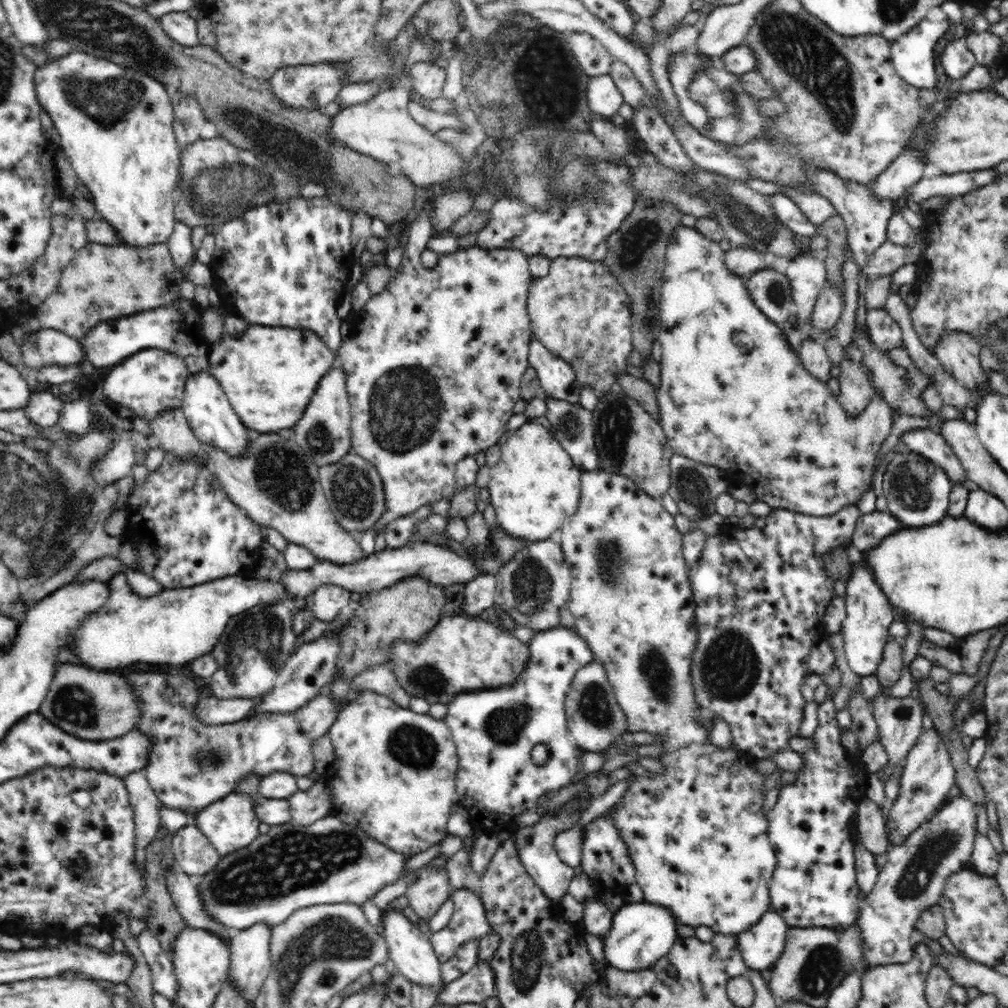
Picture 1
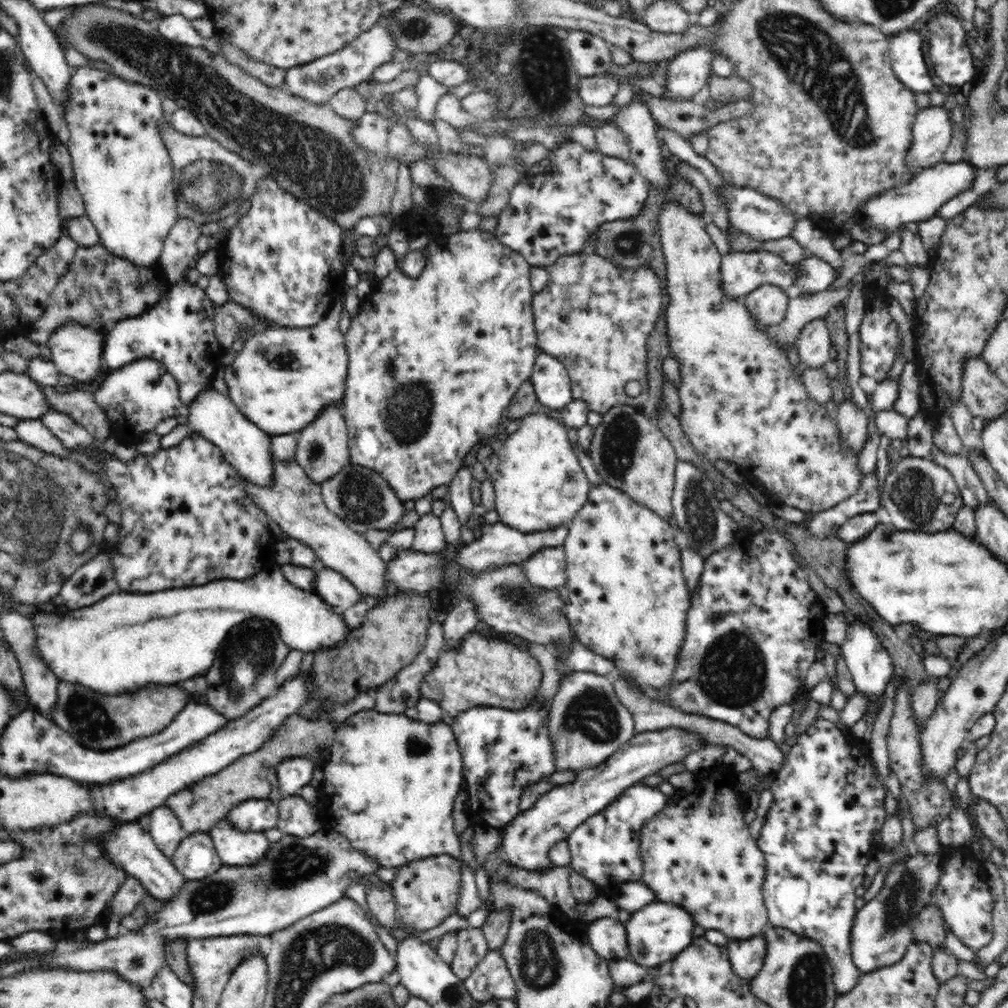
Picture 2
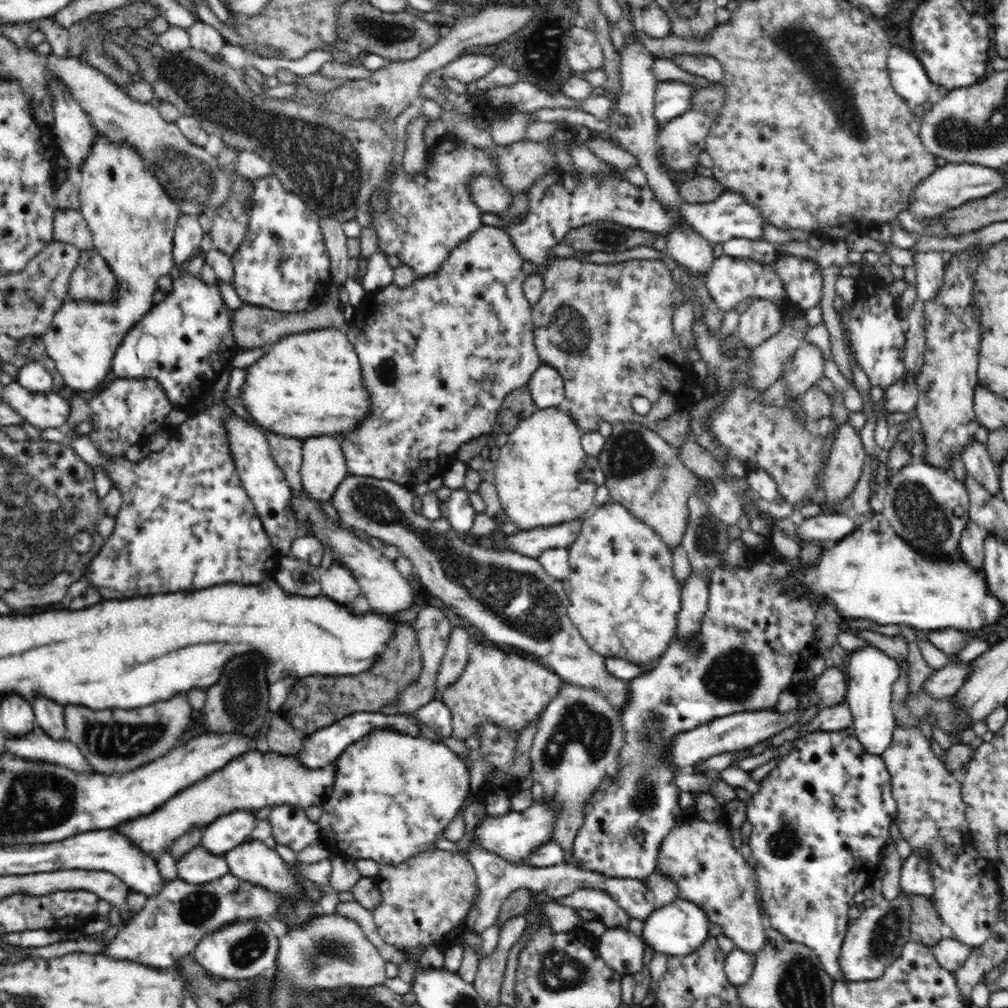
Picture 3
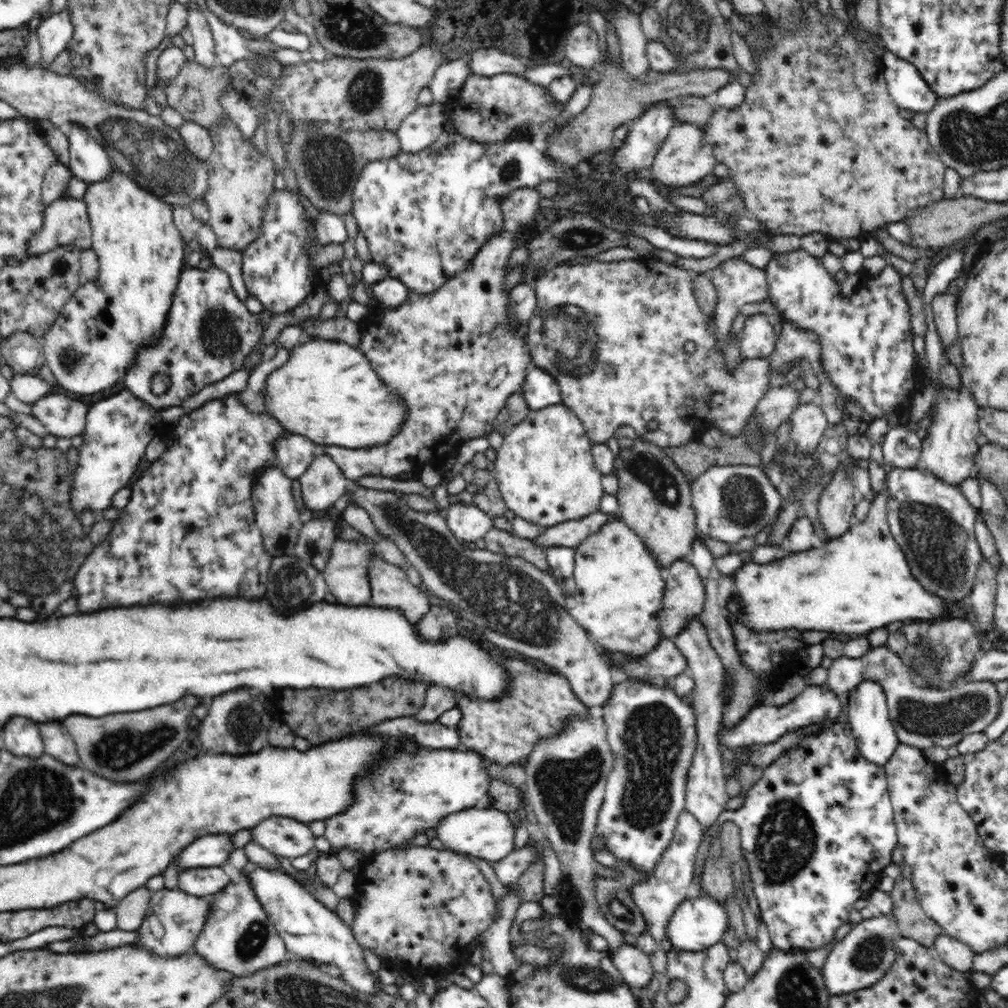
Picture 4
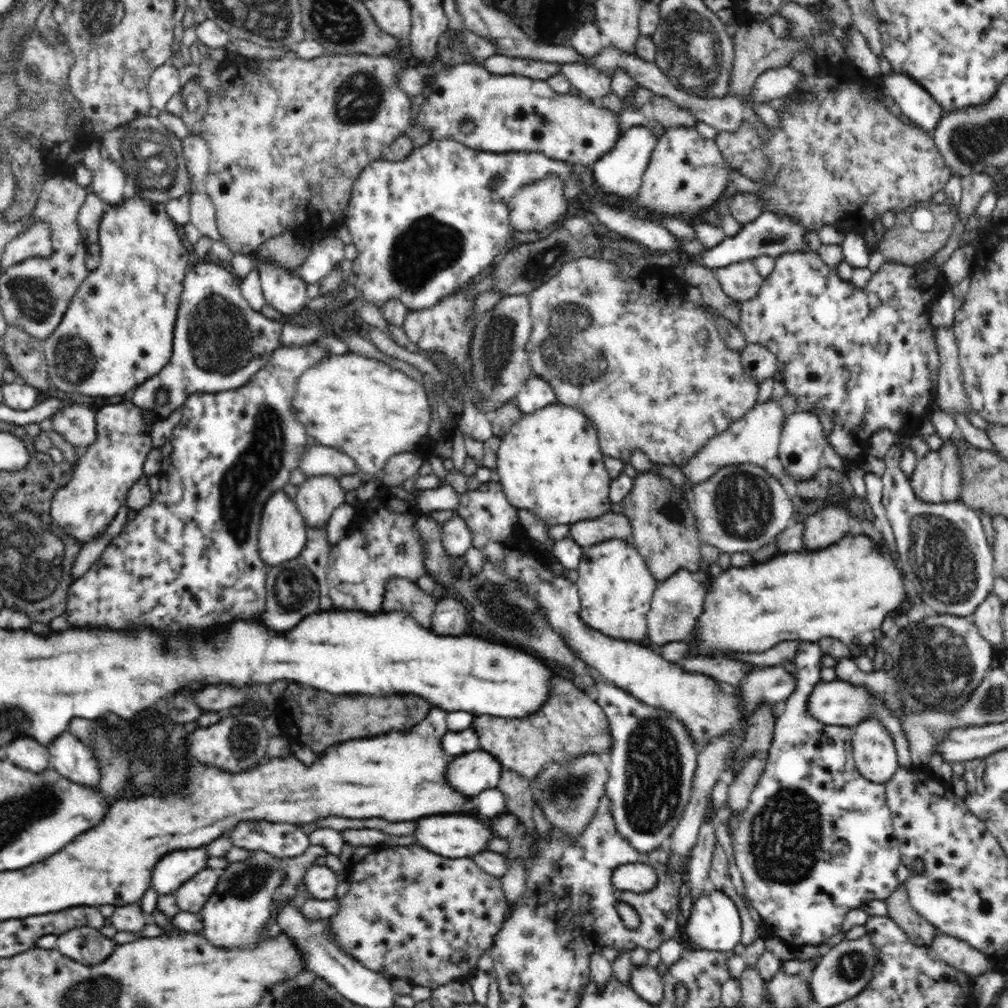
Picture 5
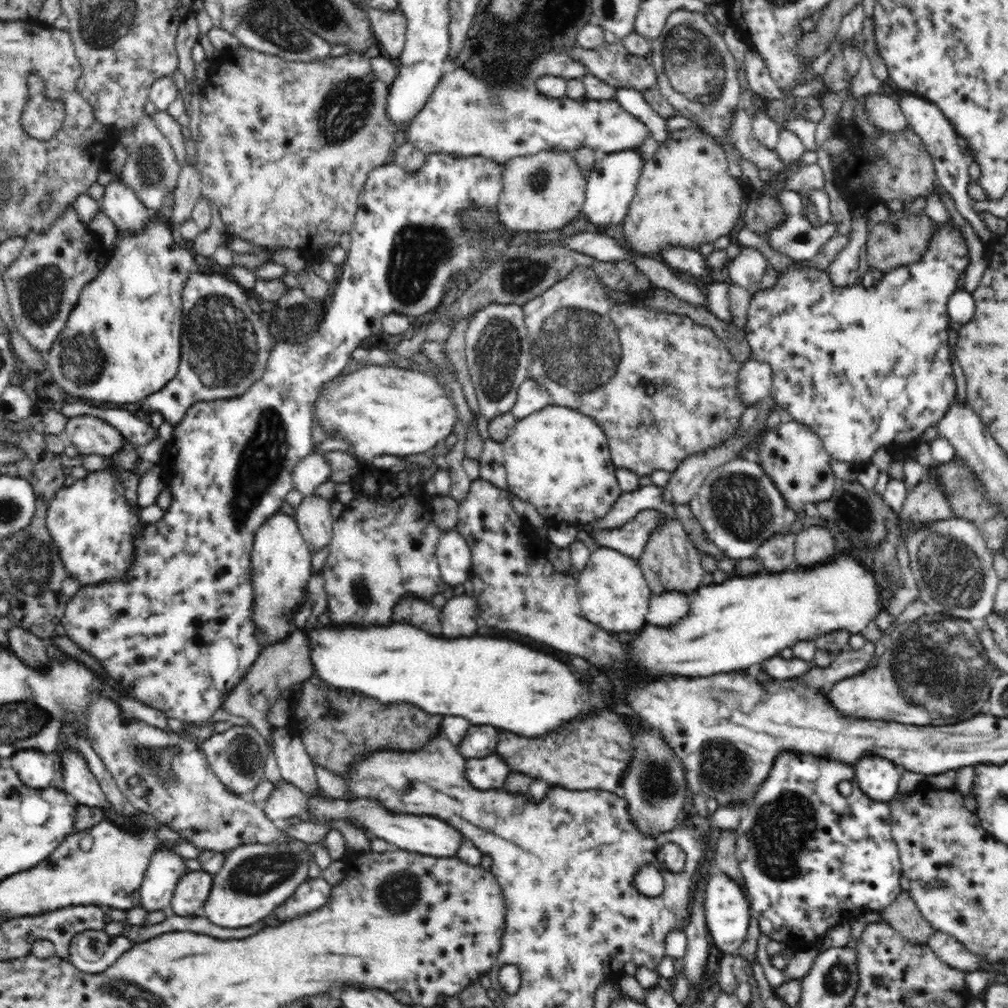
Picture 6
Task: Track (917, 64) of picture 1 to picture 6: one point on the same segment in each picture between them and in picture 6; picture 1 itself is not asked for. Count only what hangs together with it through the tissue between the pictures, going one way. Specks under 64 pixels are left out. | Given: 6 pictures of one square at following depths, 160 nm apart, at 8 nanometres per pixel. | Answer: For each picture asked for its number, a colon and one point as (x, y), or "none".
2: (905, 48)
3: (909, 78)
4: (905, 84)
5: (915, 101)
6: (940, 139)

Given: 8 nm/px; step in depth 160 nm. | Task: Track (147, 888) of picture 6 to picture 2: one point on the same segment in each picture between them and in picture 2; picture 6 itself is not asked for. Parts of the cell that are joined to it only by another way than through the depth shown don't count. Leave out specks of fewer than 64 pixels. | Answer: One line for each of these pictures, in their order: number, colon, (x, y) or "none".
2: (255, 815)
3: (227, 833)
4: (214, 850)
5: (174, 869)

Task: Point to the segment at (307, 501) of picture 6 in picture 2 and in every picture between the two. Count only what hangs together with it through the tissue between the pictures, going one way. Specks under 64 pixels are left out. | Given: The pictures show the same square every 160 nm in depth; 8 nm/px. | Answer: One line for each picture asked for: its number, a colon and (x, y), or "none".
2: (322, 450)
3: (323, 468)
4: (323, 483)
5: (317, 497)

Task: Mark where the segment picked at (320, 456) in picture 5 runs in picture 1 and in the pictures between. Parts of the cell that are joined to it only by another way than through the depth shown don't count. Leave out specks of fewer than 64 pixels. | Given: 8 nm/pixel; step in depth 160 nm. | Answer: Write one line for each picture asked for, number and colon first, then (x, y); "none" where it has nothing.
1: (434, 363)
2: (434, 361)
3: (439, 357)
4: (455, 356)

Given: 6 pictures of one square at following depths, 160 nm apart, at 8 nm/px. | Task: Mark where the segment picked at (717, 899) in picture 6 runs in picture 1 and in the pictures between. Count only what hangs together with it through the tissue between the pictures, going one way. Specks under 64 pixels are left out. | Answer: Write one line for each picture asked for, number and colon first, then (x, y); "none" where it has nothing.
1: (642, 933)
2: (658, 932)
3: (678, 929)
4: (697, 924)
5: (714, 924)

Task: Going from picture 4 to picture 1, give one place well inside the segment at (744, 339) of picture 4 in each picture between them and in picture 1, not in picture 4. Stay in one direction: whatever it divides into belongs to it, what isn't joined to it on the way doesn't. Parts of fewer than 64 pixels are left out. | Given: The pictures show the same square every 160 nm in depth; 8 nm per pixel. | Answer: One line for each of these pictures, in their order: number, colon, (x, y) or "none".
1: (770, 289)
2: (768, 304)
3: (761, 320)

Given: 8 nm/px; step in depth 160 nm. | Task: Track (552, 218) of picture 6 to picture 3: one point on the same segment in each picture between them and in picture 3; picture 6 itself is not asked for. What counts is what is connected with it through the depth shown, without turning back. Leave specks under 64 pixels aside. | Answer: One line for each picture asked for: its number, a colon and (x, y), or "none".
3: (488, 193)
4: (520, 207)
5: (535, 207)

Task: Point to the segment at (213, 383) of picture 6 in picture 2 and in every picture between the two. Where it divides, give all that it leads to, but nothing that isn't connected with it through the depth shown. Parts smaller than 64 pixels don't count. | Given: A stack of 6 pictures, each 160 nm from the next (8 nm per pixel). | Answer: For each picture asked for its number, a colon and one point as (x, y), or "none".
2: (178, 330)
3: (185, 342)
4: (209, 334)
5: (220, 343)

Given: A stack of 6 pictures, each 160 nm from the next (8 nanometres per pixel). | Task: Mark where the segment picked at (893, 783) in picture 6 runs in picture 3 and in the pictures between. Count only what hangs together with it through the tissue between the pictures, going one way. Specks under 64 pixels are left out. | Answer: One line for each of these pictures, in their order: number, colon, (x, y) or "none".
3: (871, 673)
4: (866, 710)
5: (875, 756)

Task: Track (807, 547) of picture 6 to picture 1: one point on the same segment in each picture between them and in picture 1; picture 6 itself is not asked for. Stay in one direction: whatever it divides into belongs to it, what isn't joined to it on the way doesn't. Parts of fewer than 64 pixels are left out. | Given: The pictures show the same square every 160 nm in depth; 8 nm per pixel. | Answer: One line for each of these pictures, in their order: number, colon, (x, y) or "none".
1: (856, 390)
2: (852, 421)
3: (843, 469)
4: (836, 505)
5: (829, 525)

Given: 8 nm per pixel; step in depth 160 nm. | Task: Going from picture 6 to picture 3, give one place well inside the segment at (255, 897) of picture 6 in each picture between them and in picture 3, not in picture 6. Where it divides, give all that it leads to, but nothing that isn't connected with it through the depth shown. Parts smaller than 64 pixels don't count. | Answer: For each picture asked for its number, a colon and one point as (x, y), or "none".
3: (242, 949)
4: (237, 937)
5: (234, 916)

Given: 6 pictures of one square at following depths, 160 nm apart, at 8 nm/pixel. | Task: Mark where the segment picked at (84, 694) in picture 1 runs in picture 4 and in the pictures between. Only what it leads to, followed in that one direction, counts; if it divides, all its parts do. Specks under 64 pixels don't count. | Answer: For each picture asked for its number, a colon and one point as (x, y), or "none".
2: (98, 722)
3: (113, 741)
4: (121, 747)

